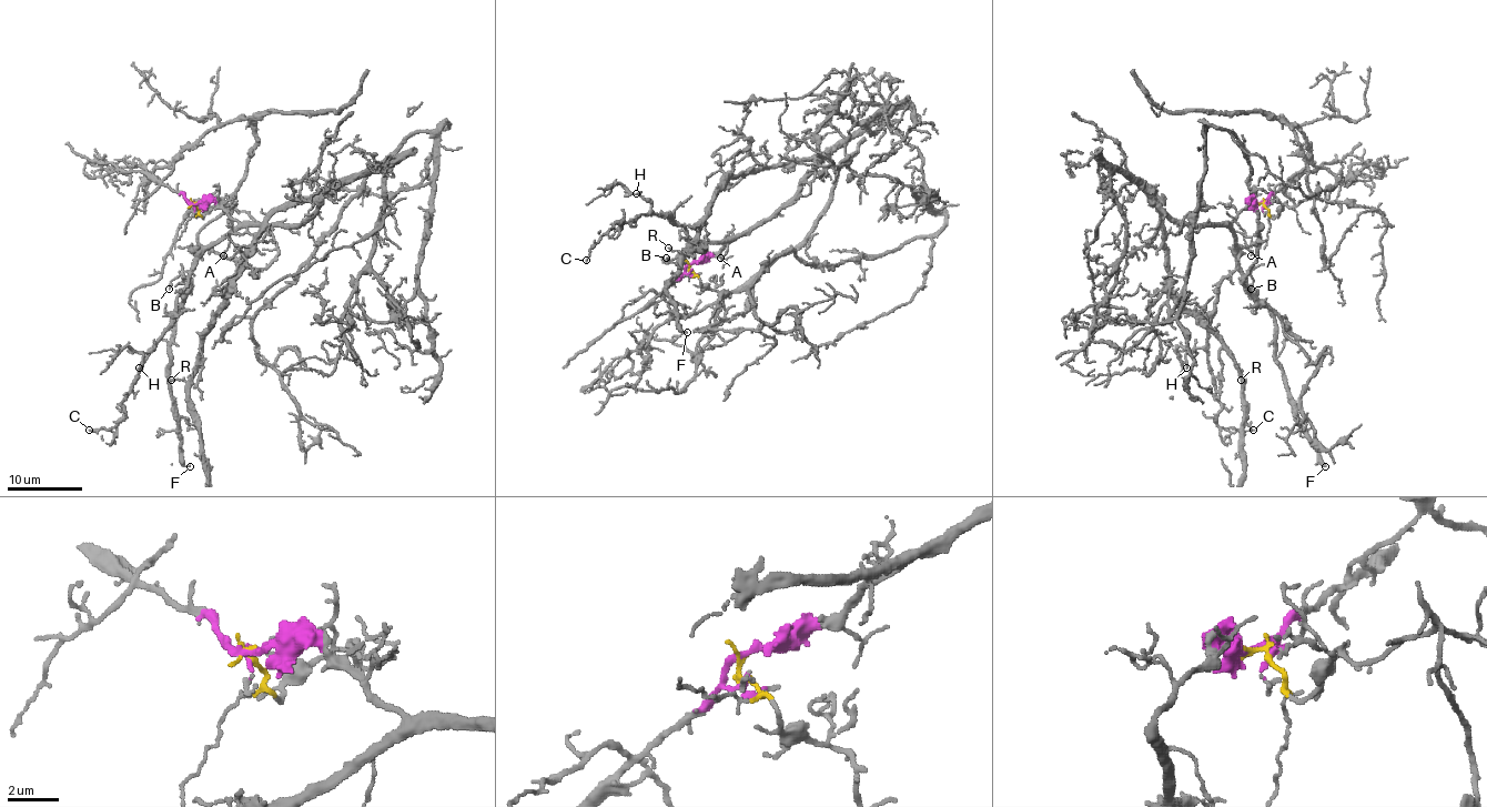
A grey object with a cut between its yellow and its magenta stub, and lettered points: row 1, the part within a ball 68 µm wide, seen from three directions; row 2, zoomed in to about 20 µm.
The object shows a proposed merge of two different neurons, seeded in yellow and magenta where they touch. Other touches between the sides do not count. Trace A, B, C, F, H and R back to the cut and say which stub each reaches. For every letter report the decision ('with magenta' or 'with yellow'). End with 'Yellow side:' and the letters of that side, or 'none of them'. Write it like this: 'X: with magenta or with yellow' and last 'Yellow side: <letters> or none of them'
A: with magenta
B: with magenta
C: with magenta
F: with magenta
H: with magenta
R: with magenta
Yellow side: none of them

